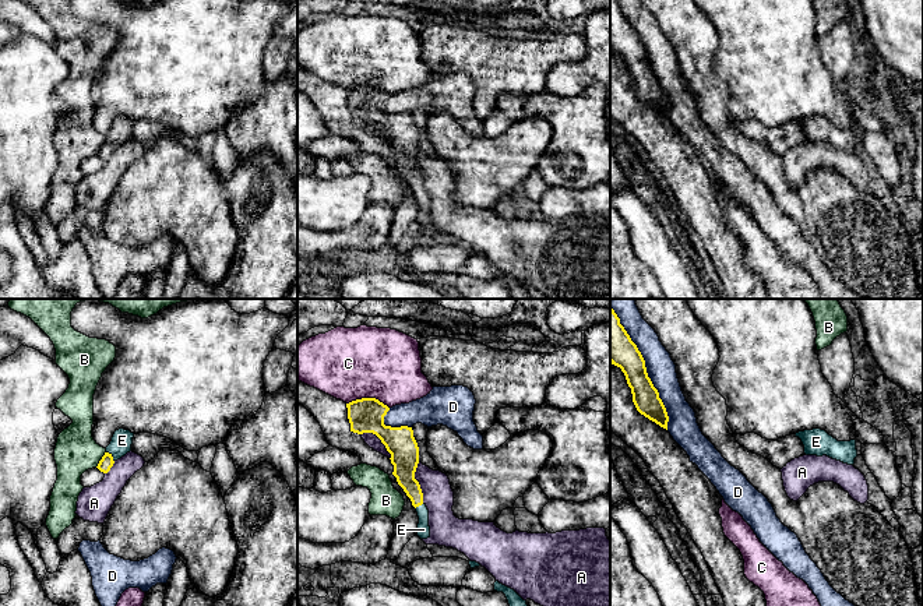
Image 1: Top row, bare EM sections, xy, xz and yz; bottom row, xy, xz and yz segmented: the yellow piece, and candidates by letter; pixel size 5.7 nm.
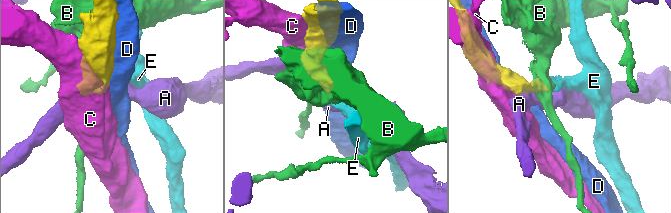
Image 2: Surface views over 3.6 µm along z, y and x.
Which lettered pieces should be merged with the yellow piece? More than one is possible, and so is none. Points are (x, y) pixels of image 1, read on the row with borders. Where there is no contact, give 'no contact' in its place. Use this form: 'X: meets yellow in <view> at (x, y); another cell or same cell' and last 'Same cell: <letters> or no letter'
A: meets yellow in xz at (418, 483); another cell
B: meets yellow in xy at (101, 460); another cell
C: meets yellow in xz at (367, 398); another cell
D: meets yellow in yz at (645, 367); another cell
E: meets yellow in xy at (112, 457); same cell
Same cell: E

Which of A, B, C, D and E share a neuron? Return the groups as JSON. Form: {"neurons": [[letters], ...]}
{"neurons": [["A"], ["B"], ["C"], ["D"], ["E"]]}

